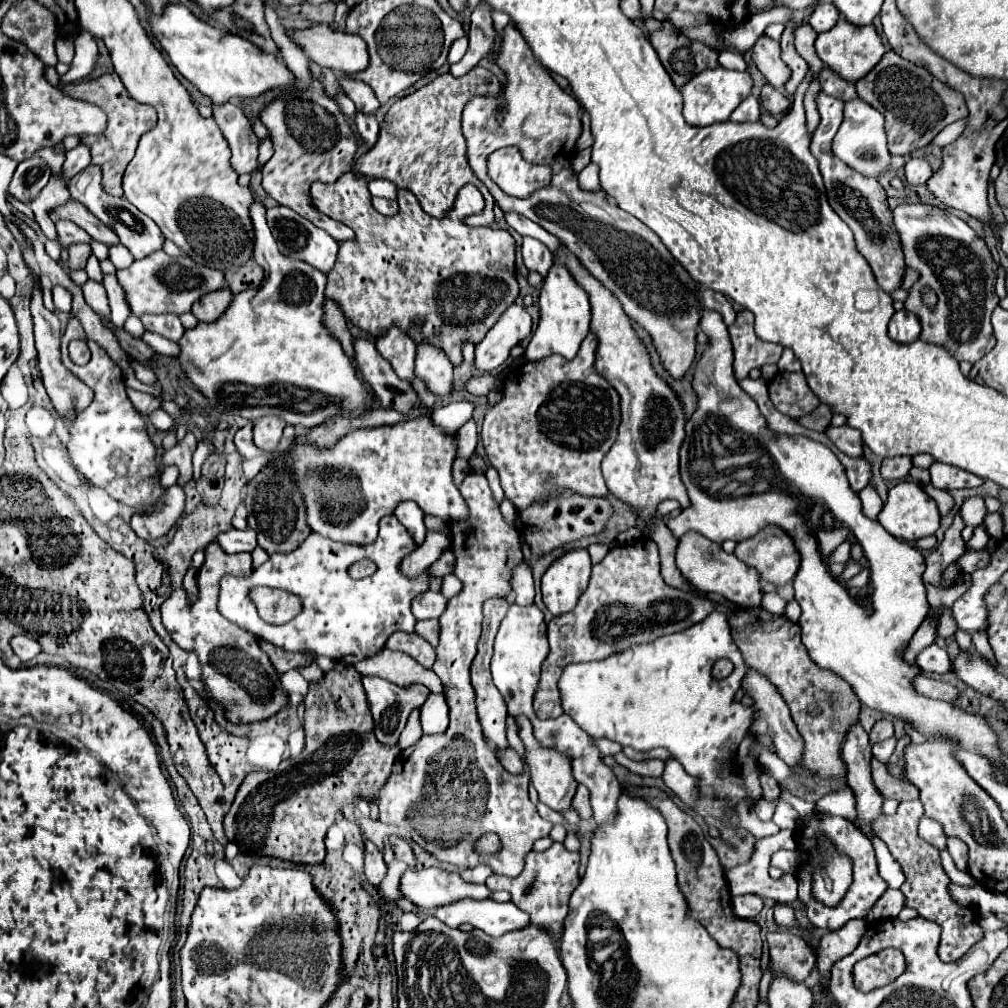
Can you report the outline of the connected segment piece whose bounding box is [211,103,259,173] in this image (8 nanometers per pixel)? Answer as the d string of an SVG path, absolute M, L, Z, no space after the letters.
M211 103L211 107L213 107L213 119L229 143L233 169L237 173L251 173L259 169L257 161L259 139L255 137L245 113L233 103L223 103L223 105Z

